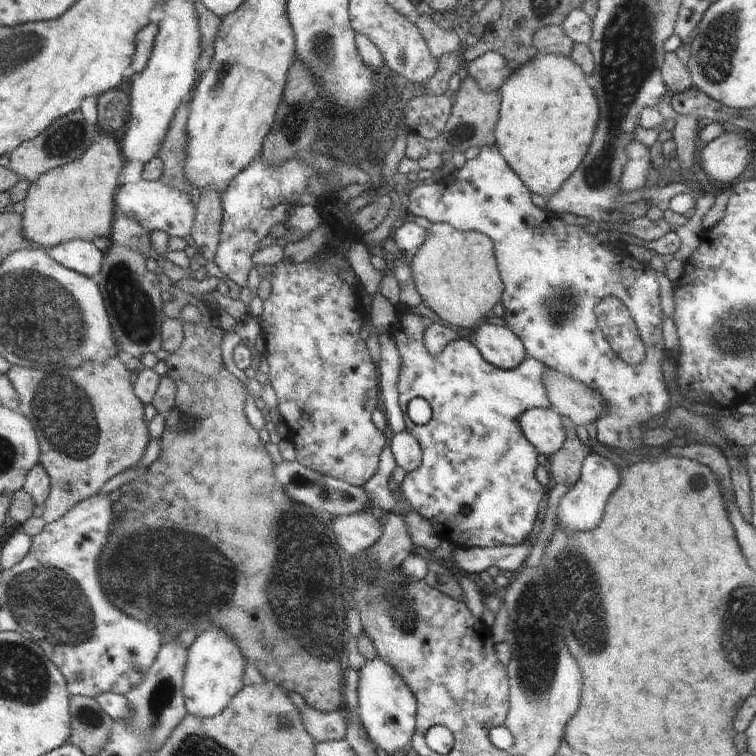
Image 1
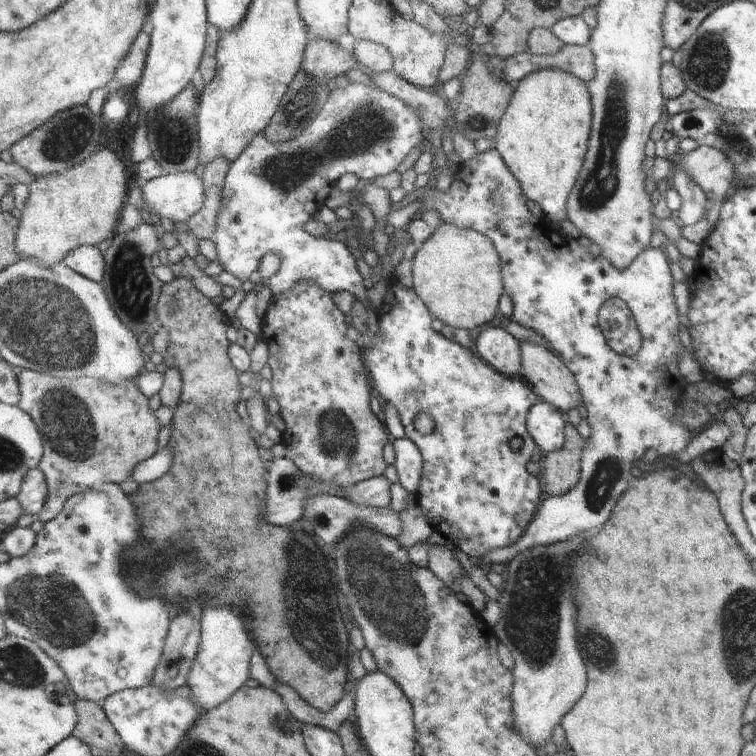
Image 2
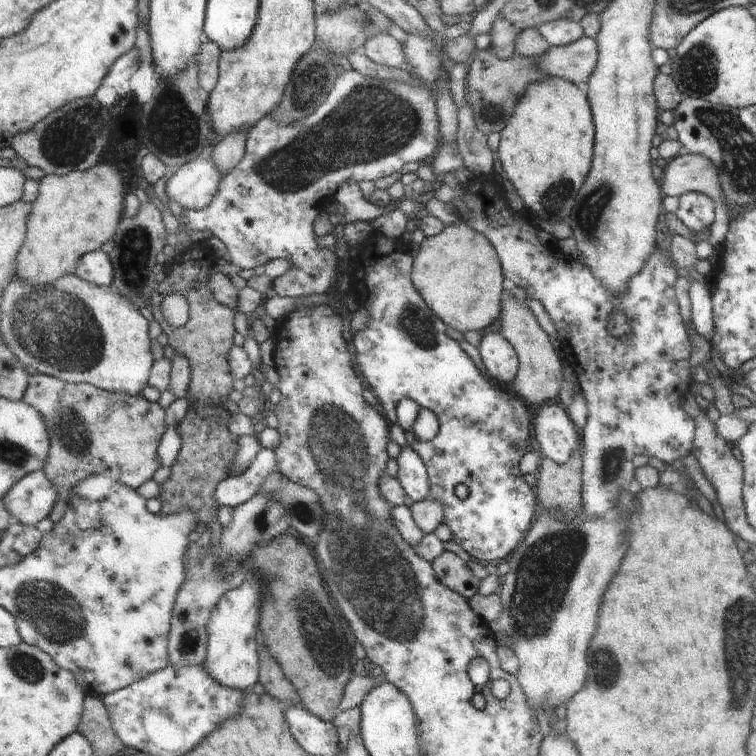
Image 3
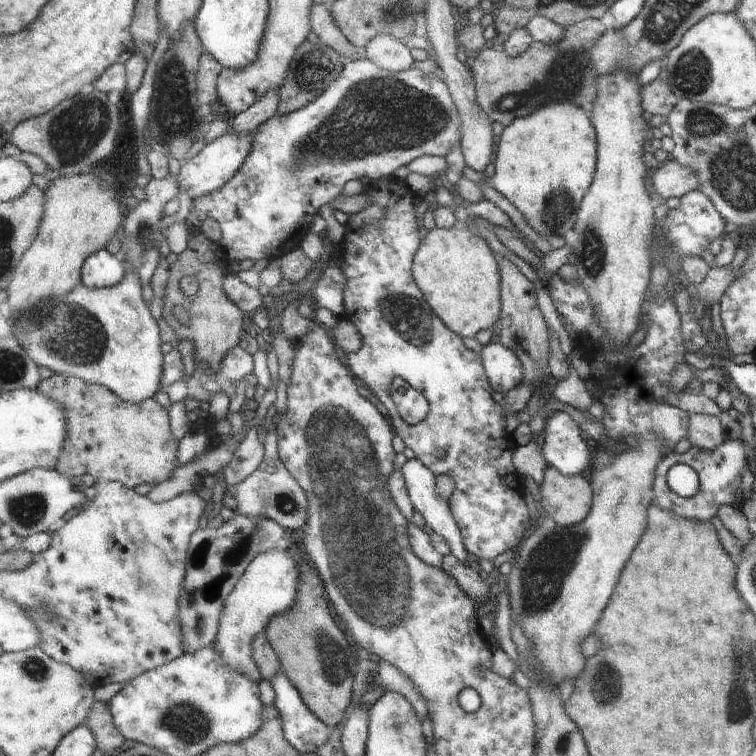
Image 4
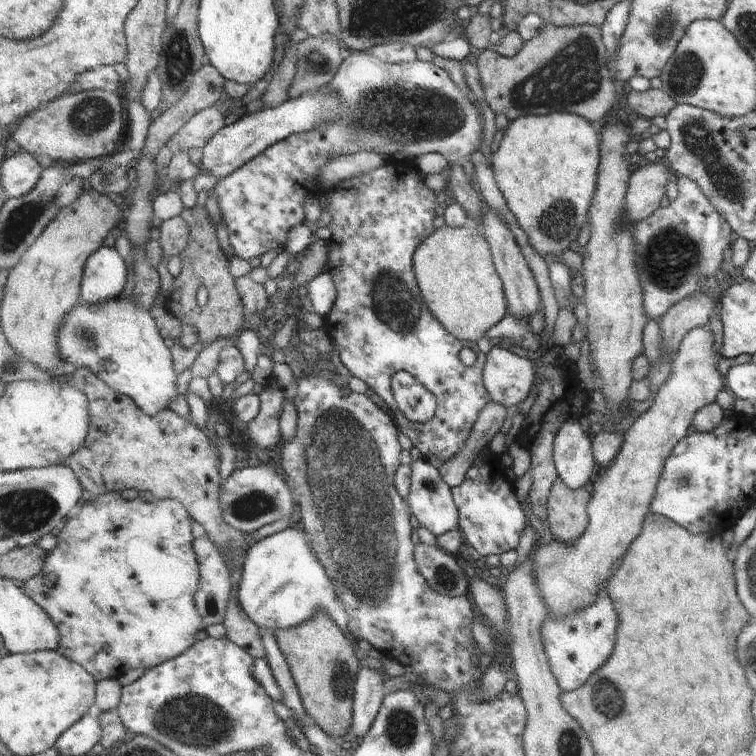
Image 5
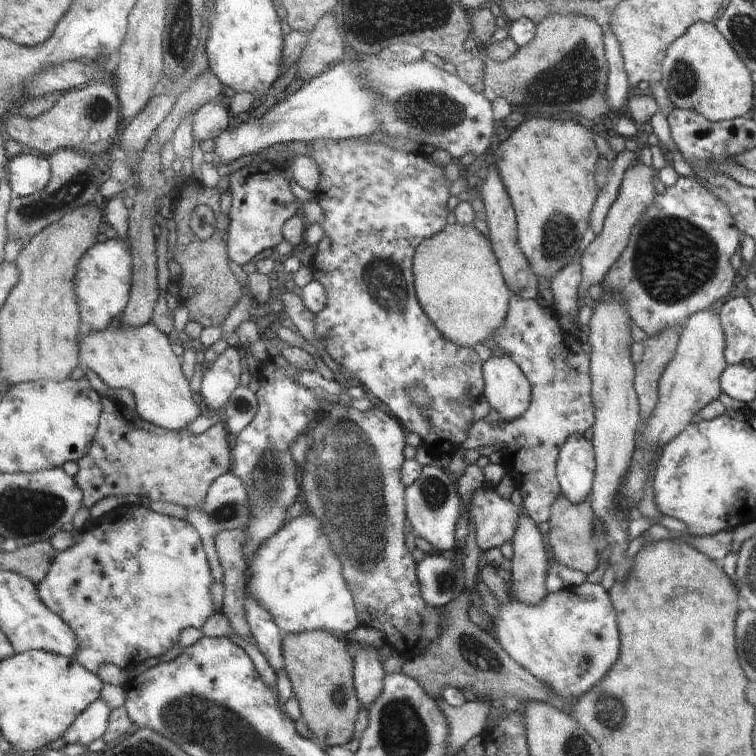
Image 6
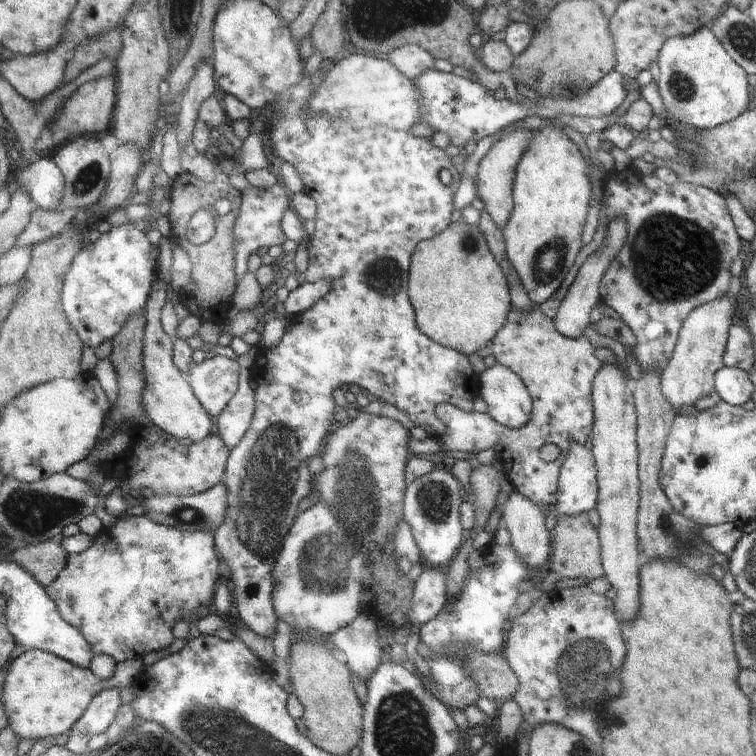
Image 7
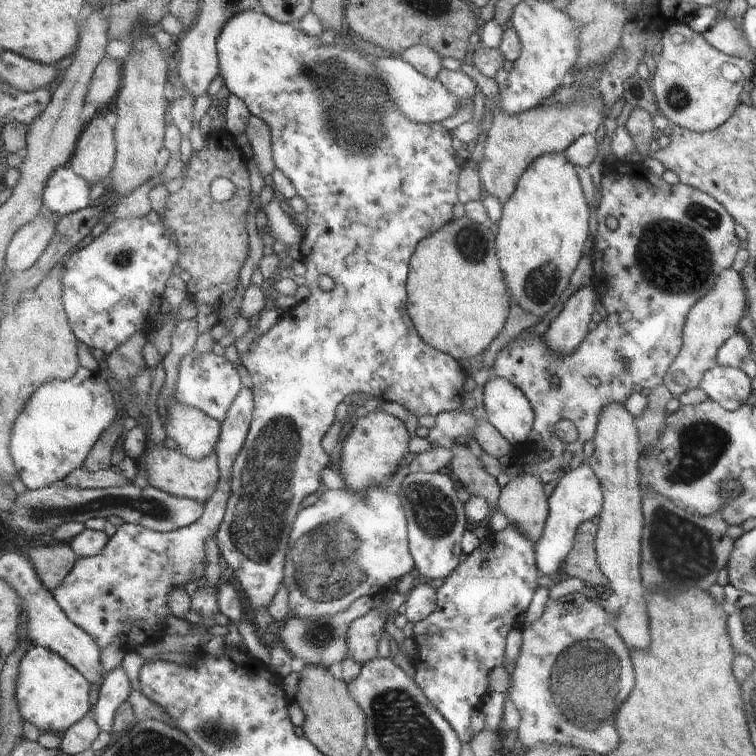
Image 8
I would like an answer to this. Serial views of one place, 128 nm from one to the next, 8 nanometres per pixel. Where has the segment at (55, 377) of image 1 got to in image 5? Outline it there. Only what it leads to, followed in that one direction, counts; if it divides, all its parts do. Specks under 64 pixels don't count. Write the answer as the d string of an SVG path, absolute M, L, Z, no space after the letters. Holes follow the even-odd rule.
M88 368L76 369L72 377L66 380L66 384L84 390L91 402L92 424L88 440L67 462L78 475L88 496L134 488L151 492L158 500L174 499L184 502L195 516L197 524L206 528L210 538L220 544L220 550L228 550L228 558L234 560L232 570L236 570L233 579L235 588L227 609L227 618L222 622L226 638L247 650L252 658L266 659L261 630L248 620L248 616L240 608L235 590L238 590L238 582L242 578L242 556L250 542L286 530L290 526L289 520L271 522L260 530L251 532L250 536L248 533L238 532L224 522L223 504L220 503L219 496L220 460L203 430L174 410L164 410L158 416L147 414L135 398L120 394L120 391L114 390L99 374Z

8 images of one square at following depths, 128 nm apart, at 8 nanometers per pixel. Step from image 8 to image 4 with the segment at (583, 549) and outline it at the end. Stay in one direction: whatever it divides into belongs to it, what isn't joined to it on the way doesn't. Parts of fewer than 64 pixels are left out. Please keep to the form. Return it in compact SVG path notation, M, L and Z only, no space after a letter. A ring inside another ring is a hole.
M548 465L540 484L542 506L560 526L580 524L586 520L590 504L594 504L590 489L587 474L567 476Z

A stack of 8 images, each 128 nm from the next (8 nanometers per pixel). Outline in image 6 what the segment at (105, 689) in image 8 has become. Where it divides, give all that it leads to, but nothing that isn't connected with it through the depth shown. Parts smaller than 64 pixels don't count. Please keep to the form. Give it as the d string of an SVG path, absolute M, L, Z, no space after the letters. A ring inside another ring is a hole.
M101 698L94 705L91 705L72 725L65 736L66 741L70 745L84 744L84 746L89 746L98 738L104 739L110 728L112 714L112 706L108 706L108 702Z

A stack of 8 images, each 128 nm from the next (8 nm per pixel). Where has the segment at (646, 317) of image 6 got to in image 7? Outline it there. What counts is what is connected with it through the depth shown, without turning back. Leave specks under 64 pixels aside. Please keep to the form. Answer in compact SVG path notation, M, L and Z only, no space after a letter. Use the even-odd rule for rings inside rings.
M632 165L622 171L614 169L610 173L606 174L606 178L602 182L602 197L601 202L606 204L606 225L610 224L612 220L616 218L626 218L628 220L629 233L627 236L627 244L616 255L616 260L612 262L607 268L607 273L604 274L603 280L600 281L599 288L599 300L602 303L608 304L610 308L613 308L618 312L618 316L622 318L628 328L632 330L634 336L636 336L636 344L632 348L632 354L636 356L636 362L642 366L642 372L650 372L654 368L660 368L660 371L666 368L668 360L672 356L674 347L678 340L679 330L682 328L682 323L686 320L686 317L694 308L702 306L707 302L712 302L723 297L723 294L728 294L728 290L731 289L730 268L732 268L732 262L738 258L740 250L742 250L742 242L738 238L738 233L734 230L734 224L732 224L732 217L728 210L728 204L725 204L724 197L717 191L710 190L708 187L692 184L690 182L682 182L678 180L674 184L667 184L661 179L658 179L656 175L645 176L640 173Z

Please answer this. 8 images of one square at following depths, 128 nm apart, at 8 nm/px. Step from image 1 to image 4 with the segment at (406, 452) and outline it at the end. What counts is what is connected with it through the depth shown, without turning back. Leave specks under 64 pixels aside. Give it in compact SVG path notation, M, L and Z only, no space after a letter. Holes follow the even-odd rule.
M414 457L412 459L407 459L406 464L402 466L400 472L404 476L404 482L413 504L414 510L422 514L424 522L439 534L446 544L450 546L451 553L460 561L466 562L467 551L463 543L462 531L459 529L458 523L455 521L454 515L451 513L451 507L448 506L448 502L443 499L438 491L438 478L429 467L424 466L420 459Z

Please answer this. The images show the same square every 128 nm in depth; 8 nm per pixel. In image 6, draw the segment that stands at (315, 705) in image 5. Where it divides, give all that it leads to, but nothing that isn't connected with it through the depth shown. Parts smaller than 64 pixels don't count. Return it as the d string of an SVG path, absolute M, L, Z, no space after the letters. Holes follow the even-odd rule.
M324 630L285 633L282 639L285 671L292 683L294 698L298 699L303 721L312 731L313 738L324 746L346 744L353 738L360 710L360 701L354 692L355 682L352 682L352 656L346 646Z

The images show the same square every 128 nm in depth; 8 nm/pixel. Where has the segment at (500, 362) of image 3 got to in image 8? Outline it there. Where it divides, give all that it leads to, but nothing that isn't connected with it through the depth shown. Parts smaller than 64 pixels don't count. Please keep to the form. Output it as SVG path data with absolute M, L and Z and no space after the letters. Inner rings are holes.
M495 375L486 382L482 400L486 420L518 449L534 428L535 410L531 401L514 383Z

